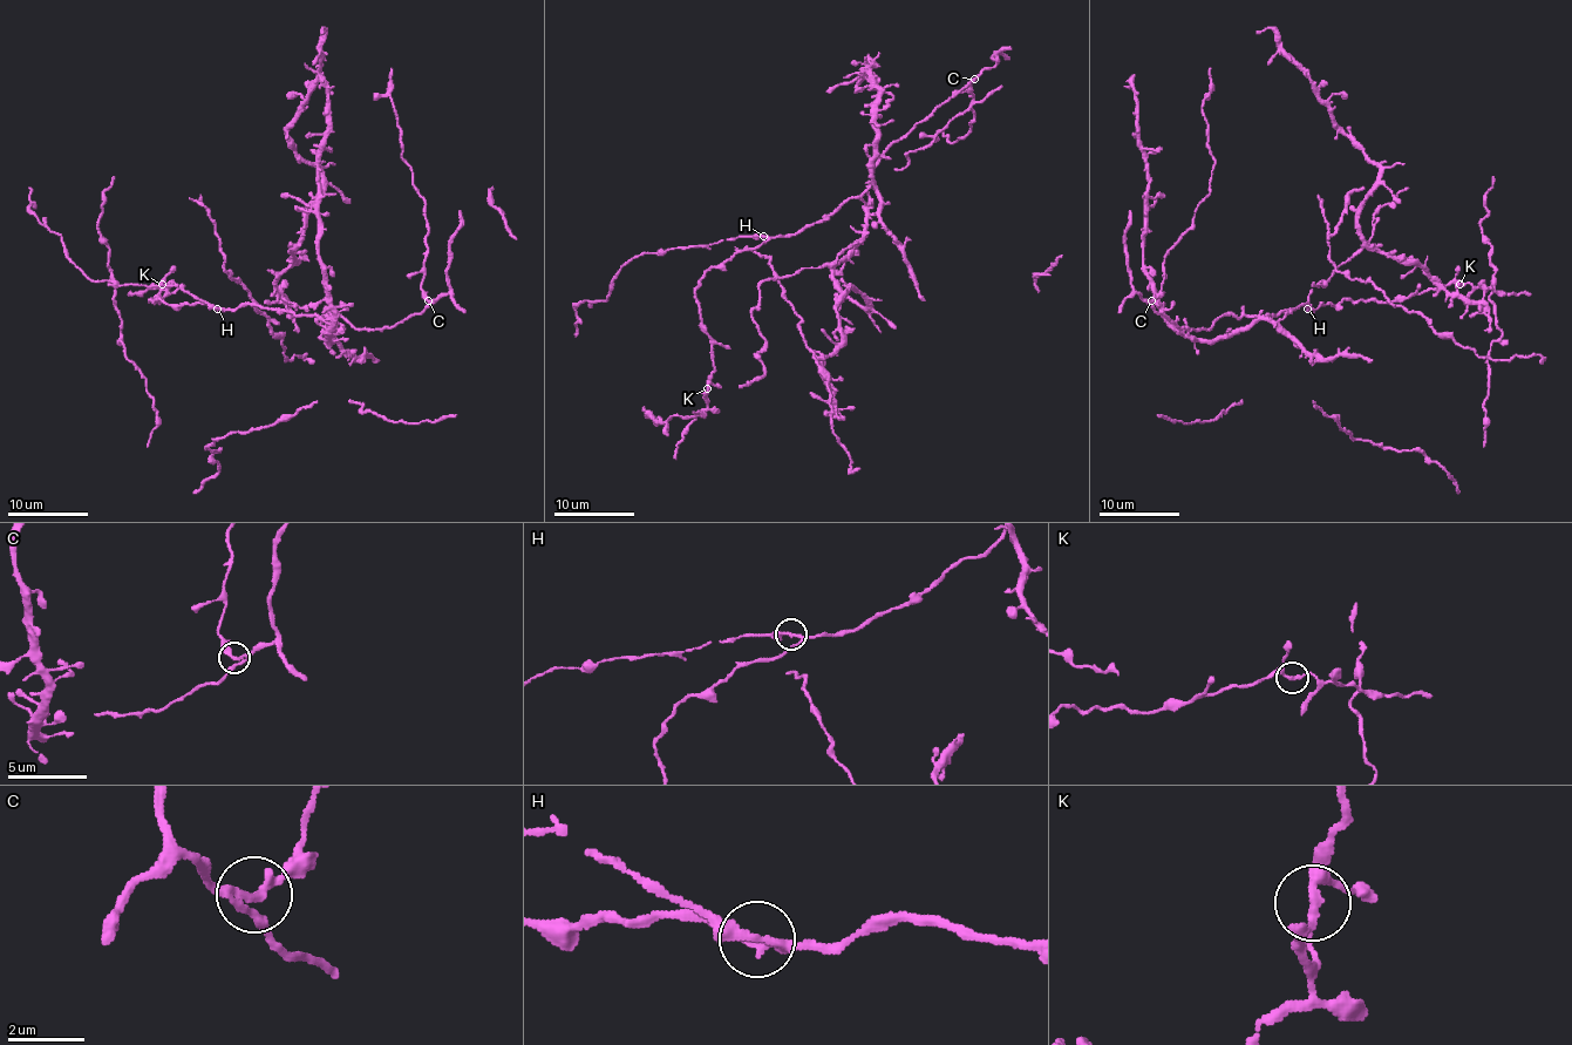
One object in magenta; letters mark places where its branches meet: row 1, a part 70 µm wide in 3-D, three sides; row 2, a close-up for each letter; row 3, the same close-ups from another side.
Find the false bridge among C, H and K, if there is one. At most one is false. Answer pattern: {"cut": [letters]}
{"cut": []}

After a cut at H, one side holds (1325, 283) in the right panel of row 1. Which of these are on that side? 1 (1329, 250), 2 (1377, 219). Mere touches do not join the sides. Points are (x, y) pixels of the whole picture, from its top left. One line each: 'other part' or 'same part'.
1: other part
2: same part

